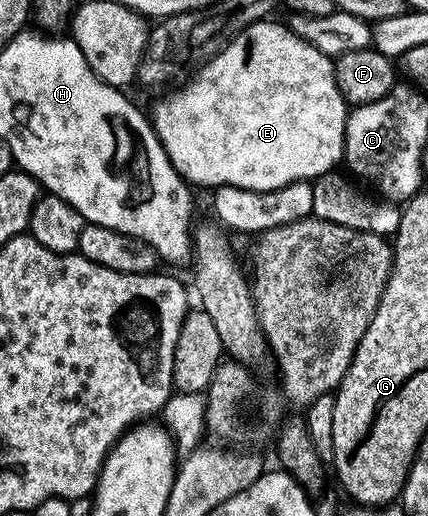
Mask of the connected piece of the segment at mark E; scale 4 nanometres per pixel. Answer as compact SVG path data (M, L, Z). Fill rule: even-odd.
M274 19L257 21L247 26L244 30L226 41L216 54L210 57L200 67L201 70L186 83L182 89L161 97L153 105L151 120L153 132L165 148L165 153L171 159L175 171L190 186L202 185L208 191L216 191L221 185L231 187L243 187L247 191L275 191L287 187L296 181L313 181L325 173L332 173L342 164L345 155L345 118L347 116L347 102L335 83L335 71L333 61L323 51L311 47L303 39L299 39L289 30L288 24L281 25Z

